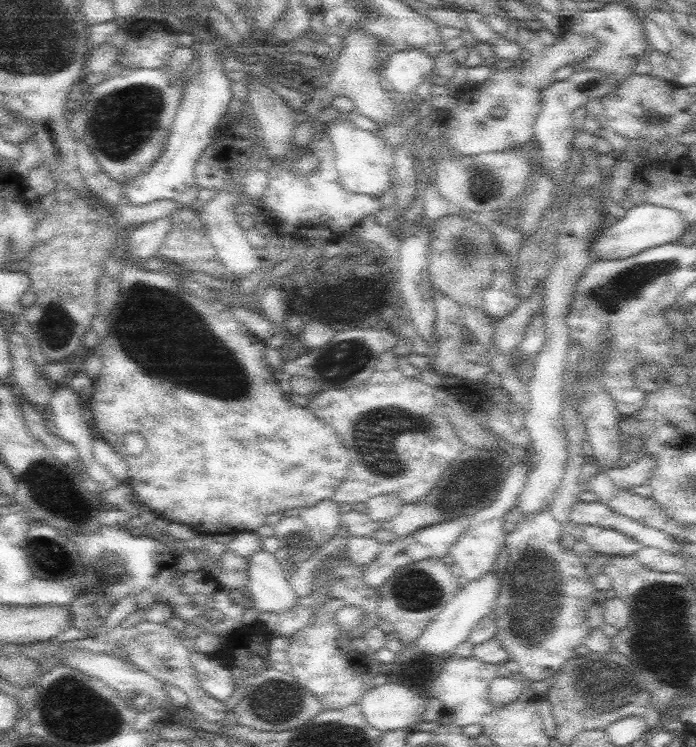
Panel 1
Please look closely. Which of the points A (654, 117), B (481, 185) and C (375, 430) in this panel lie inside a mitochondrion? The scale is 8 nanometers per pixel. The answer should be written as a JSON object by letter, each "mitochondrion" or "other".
{"A":"mitochondrion","B":"mitochondrion","C":"mitochondrion"}

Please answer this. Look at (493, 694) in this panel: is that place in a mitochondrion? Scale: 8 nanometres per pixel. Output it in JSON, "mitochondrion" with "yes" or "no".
{"mitochondrion":"no"}

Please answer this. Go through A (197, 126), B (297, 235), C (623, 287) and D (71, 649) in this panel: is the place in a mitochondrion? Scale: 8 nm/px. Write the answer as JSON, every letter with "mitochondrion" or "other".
{"A":"other","B":"other","C":"mitochondrion","D":"other"}

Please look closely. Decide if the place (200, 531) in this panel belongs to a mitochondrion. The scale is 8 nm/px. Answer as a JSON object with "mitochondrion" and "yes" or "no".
{"mitochondrion":"no"}

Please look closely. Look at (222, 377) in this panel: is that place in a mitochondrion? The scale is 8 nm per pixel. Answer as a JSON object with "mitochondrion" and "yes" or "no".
{"mitochondrion":"yes"}

